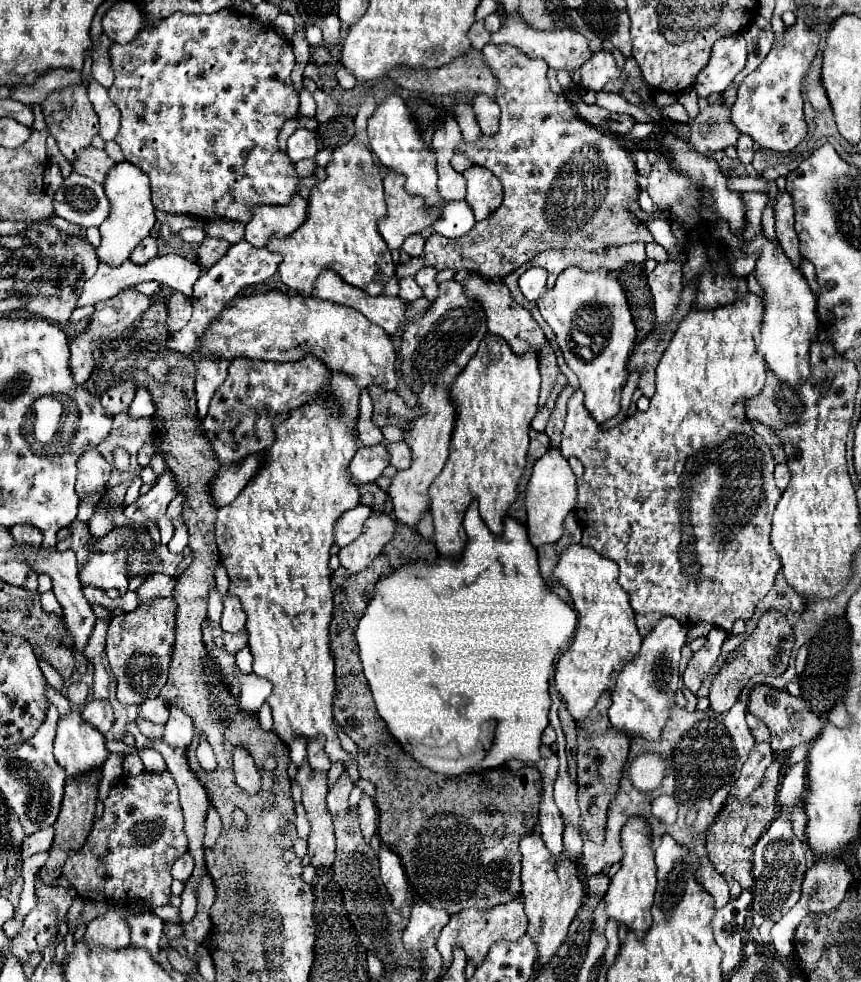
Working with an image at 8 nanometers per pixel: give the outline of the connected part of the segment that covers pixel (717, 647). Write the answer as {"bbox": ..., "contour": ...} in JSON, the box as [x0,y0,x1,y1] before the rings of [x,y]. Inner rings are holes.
{"bbox":[682,627,726,693],"contour":[[[712,627],[712,631],[706,637],[704,646],[692,653],[692,657],[690,657],[688,665],[686,665],[686,671],[682,675],[684,677],[684,685],[692,693],[698,691],[698,687],[700,687],[706,671],[710,671],[714,667],[714,663],[716,663],[716,659],[720,655],[724,639],[726,639],[726,631],[720,631],[718,627]]]}

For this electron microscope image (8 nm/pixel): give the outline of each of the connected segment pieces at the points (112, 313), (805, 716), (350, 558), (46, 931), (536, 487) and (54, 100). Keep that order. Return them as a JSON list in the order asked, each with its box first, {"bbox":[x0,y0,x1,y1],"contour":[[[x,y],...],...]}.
[{"bbox":[70,289,150,383],"contour":[[[124,289],[122,293],[118,293],[116,297],[104,301],[104,303],[96,303],[94,305],[94,315],[92,315],[92,321],[90,325],[86,327],[86,331],[74,339],[70,343],[70,367],[72,367],[72,373],[74,373],[74,379],[76,383],[84,383],[90,379],[92,371],[94,371],[94,349],[100,349],[104,341],[116,341],[120,337],[130,337],[132,331],[134,331],[134,325],[136,321],[142,319],[144,311],[150,307],[150,299],[134,289]]]},{"bbox":[748,685,822,755],"contour":[[[758,685],[756,689],[752,689],[748,711],[752,715],[760,717],[768,725],[768,729],[772,731],[772,743],[770,745],[772,745],[772,751],[776,755],[790,753],[794,747],[816,739],[822,731],[822,719],[818,715],[812,715],[812,711],[806,711],[804,699],[792,697],[788,691],[772,689],[768,685]]]},{"bbox":[338,511,396,575],"contour":[[[374,511],[370,519],[364,523],[362,535],[348,547],[340,549],[338,555],[340,555],[342,567],[352,575],[364,571],[376,559],[376,555],[384,549],[384,545],[394,537],[394,533],[396,533],[394,521],[386,513]]]},{"bbox":[10,903,56,965],"contour":[[[38,903],[22,923],[16,937],[10,939],[10,955],[14,955],[22,965],[26,965],[32,953],[42,953],[52,941],[56,927],[56,909],[50,903]]]},{"bbox":[526,449,576,547],"contour":[[[548,449],[546,455],[542,455],[532,471],[528,491],[526,491],[526,509],[528,509],[528,537],[534,547],[554,543],[562,535],[562,521],[576,507],[576,477],[568,465],[568,461],[562,457],[560,449]]]},{"bbox":[42,83,98,163],"contour":[[[82,83],[50,93],[42,105],[42,113],[46,117],[46,127],[48,127],[50,135],[56,139],[60,153],[68,163],[74,163],[78,159],[80,151],[90,147],[92,137],[98,135],[98,115],[94,113],[94,107],[88,99],[88,91],[84,89]]]}]

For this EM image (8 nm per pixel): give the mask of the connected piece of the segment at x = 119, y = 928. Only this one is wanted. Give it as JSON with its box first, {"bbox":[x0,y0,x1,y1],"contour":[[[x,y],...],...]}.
{"bbox":[82,907,130,949],"contour":[[[110,907],[106,915],[88,923],[82,941],[92,947],[124,949],[130,943],[130,929],[124,921],[126,911],[120,907]]]}

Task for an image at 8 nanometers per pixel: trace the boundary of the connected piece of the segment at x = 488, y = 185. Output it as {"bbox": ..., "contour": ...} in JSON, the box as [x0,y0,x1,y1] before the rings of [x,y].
{"bbox":[464,167,502,221],"contour":[[[472,167],[464,171],[468,181],[466,203],[472,205],[476,221],[488,219],[502,203],[502,183],[486,167]]]}

